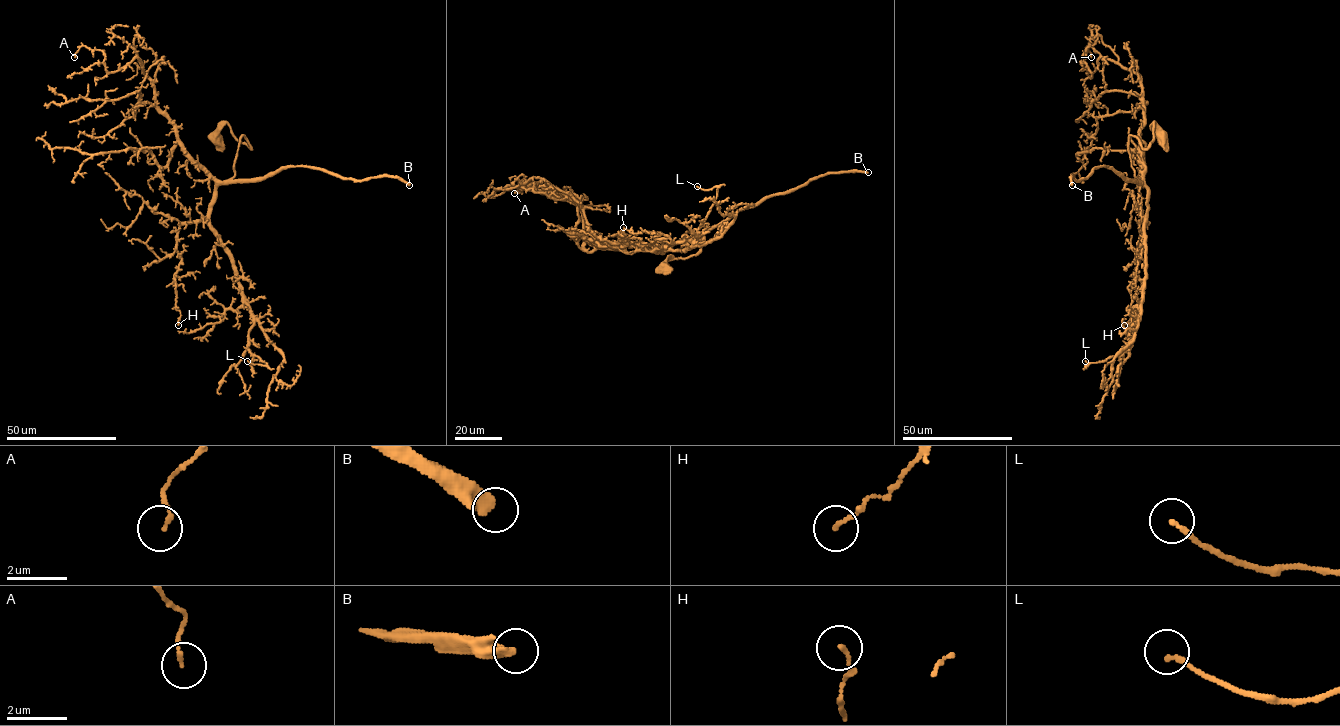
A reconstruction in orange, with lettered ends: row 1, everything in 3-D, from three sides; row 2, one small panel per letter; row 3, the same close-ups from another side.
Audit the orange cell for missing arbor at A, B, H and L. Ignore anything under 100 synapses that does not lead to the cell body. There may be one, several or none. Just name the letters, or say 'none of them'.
B

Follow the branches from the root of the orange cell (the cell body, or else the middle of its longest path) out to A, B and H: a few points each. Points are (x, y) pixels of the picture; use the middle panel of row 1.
A: (663, 269), (699, 251), (691, 233), (652, 250), (600, 247), (575, 200), (546, 184), (514, 193)
B: (663, 269), (669, 258), (699, 251), (687, 232), (679, 241), (820, 176), (868, 172)
H: (663, 269), (669, 258), (699, 251), (692, 234), (663, 251), (628, 253), (623, 227)

